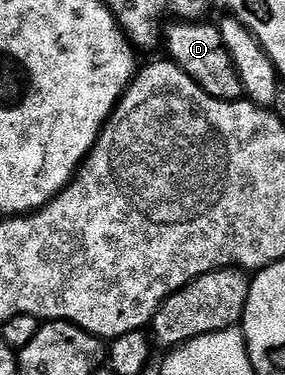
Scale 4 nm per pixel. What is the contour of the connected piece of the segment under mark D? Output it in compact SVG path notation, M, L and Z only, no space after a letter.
M179 20L171 23L173 24L164 31L164 47L168 49L169 60L215 99L224 102L241 100L244 87L233 65L233 59L225 49L219 28L215 24L208 25L206 21Z

